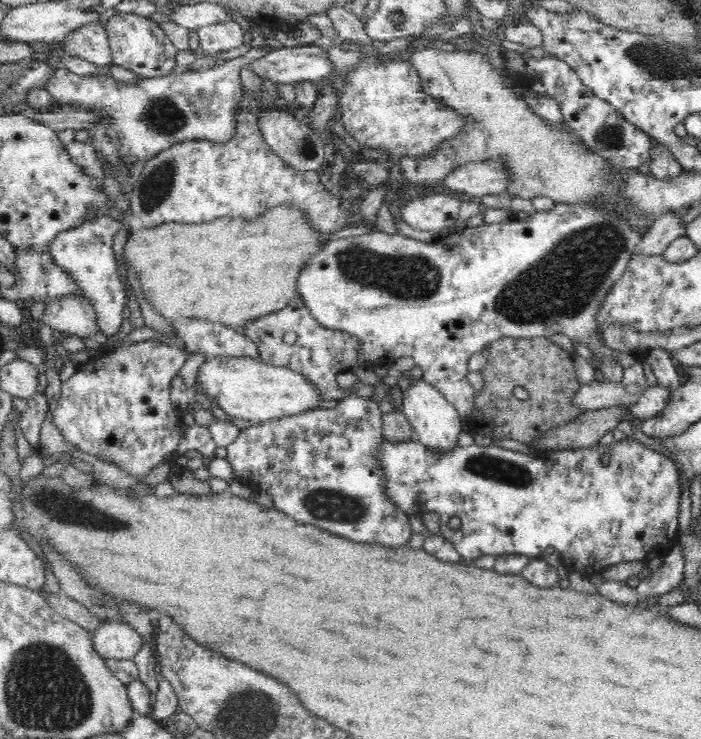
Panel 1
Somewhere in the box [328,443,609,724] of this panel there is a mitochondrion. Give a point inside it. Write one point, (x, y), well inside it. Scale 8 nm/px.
(514, 474)

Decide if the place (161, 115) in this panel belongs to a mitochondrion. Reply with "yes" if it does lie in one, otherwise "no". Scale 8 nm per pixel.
yes

